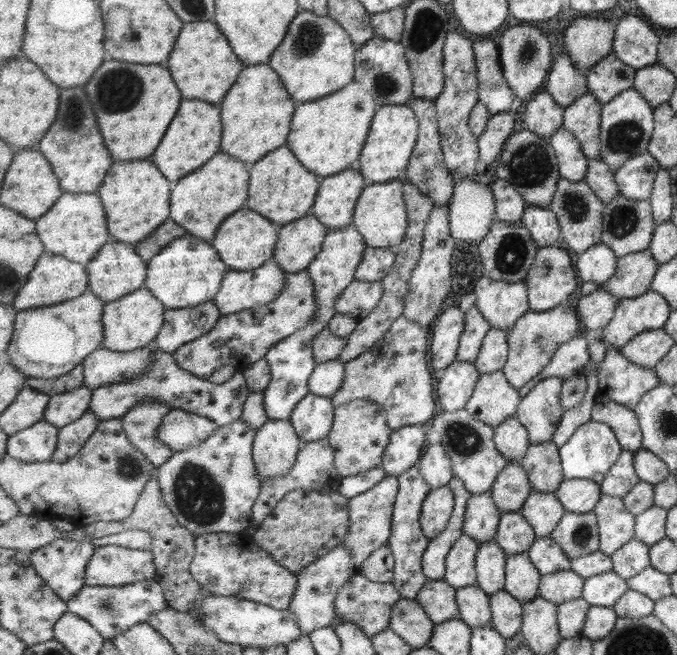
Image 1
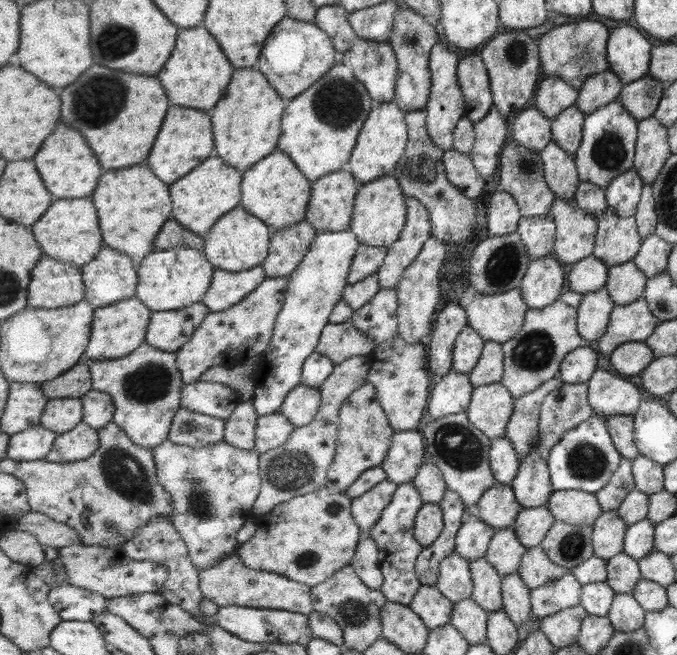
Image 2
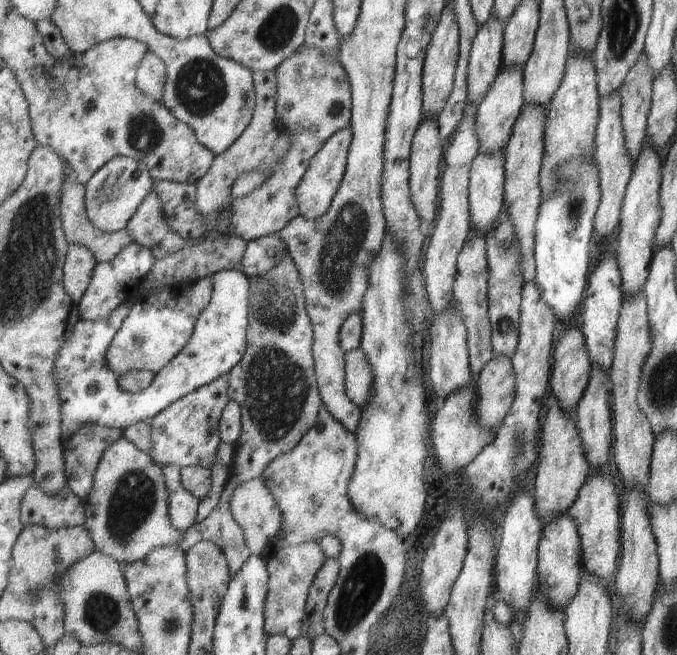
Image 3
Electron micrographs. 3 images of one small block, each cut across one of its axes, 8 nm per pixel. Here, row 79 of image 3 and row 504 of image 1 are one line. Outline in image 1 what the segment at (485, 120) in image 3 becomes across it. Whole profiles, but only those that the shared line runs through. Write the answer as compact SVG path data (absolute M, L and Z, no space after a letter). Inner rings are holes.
M513 461L498 476L498 482L491 490L496 506L502 512L520 512L533 491L530 475L523 463L513 464Z

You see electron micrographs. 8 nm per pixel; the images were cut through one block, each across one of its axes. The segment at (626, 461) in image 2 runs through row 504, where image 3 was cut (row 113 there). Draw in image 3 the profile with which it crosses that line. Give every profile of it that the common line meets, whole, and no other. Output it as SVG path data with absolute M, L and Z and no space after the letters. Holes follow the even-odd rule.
M617 90L613 96L605 96L602 99L601 115L599 116L598 133L595 136L596 152L595 160L599 162L599 174L602 175L602 201L599 206L597 218L595 218L595 236L593 242L601 244L609 238L617 226L620 226L621 210L625 201L627 188L629 187L634 172L634 163L629 156L627 140L625 140L625 126L623 126L623 96Z

